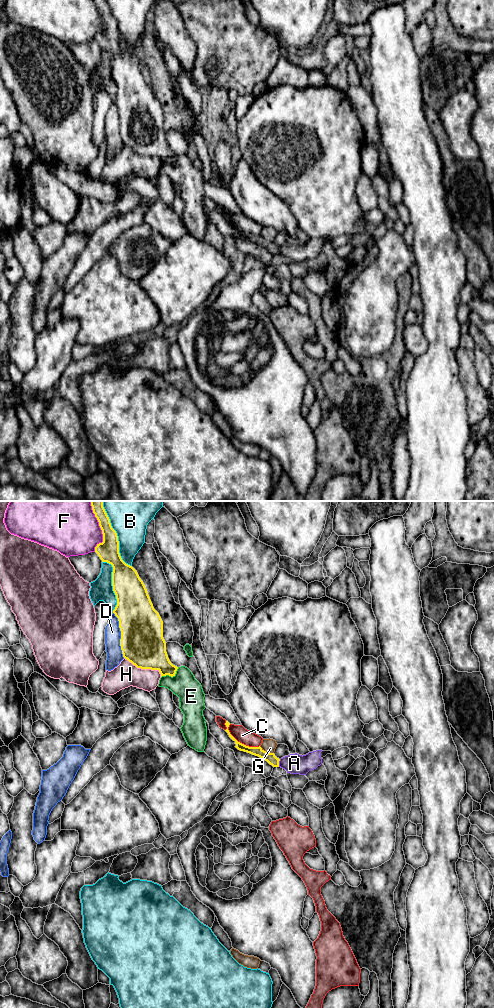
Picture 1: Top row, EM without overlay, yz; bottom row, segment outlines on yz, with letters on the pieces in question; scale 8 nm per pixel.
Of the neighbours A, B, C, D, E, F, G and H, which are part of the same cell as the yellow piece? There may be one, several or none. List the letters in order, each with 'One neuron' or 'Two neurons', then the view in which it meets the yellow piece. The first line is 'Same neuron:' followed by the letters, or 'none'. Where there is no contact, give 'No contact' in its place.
Same neuron: A
A: One neuron. Touches yellow in yz
B: Two neurons. Touches yellow in yz
C: Two neurons. Touches yellow in yz
D: Two neurons. Touches yellow in yz
E: Two neurons. Touches yellow in yz
F: Two neurons. Touches yellow in yz
G: Two neurons. Touches yellow in yz
H: Two neurons. Touches yellow in yz

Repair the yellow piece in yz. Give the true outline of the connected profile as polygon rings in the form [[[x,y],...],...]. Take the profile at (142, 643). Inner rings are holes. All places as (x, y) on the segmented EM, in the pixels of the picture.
[[[103,501],[90,502],[103,534],[103,542],[97,544],[95,552],[102,562],[113,567],[112,586],[117,599],[113,613],[119,621],[123,657],[137,668],[158,670],[161,677],[173,677],[178,667],[170,662],[166,652],[163,621],[137,571],[122,560],[118,536]]]

